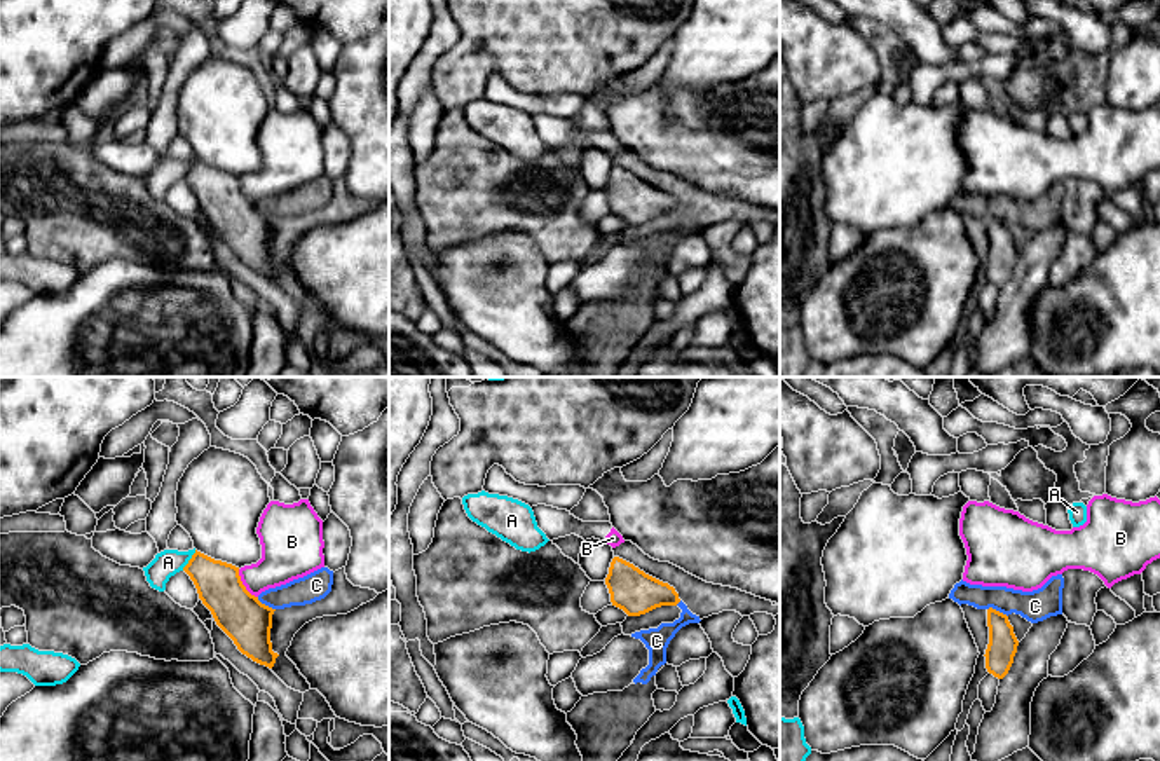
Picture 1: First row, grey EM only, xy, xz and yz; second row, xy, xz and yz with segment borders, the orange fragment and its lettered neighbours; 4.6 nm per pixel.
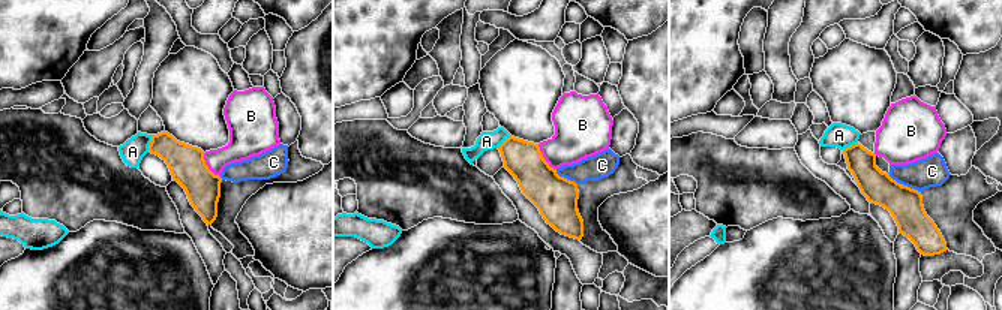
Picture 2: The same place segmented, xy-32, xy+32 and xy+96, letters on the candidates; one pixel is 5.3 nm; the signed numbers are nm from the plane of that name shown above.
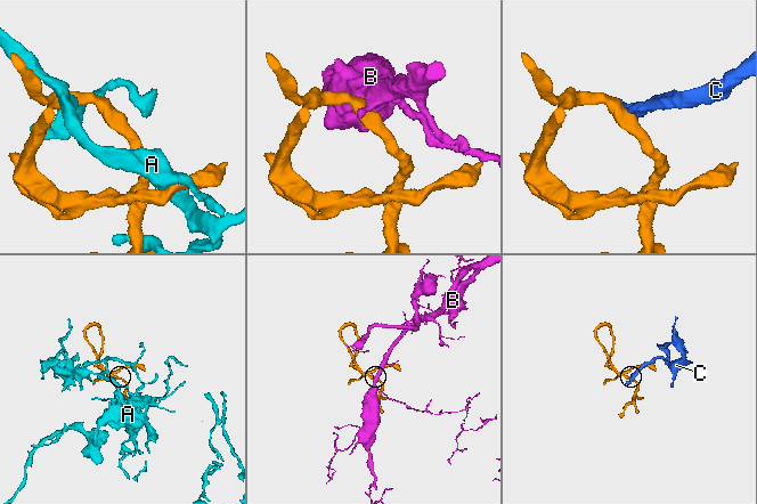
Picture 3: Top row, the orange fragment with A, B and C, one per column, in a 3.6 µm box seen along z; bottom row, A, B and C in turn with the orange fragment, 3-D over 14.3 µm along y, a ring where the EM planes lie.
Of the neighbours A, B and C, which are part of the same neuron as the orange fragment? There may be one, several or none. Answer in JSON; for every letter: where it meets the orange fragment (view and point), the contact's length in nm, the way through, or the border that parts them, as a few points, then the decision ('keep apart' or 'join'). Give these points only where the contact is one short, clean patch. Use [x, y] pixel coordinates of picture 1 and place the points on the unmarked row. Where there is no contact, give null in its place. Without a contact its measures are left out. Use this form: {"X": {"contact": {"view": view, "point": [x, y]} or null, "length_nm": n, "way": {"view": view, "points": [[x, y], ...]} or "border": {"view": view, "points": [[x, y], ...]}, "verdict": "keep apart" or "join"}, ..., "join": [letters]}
{"A": {"contact": {"view": "xy", "point": [189, 170]}, "length_nm": 120, "verdict": "keep apart"}, "B": {"contact": {"view": "xy", "point": [243, 194]}, "length_nm": 160, "border": {"view": "xy", "points": [[238, 178], [241, 192], [257, 206]]}, "verdict": "keep apart"}, "C": {"contact": {"view": "yz", "point": [998, 220]}, "length_nm": 100, "border": {"view": "yz", "points": [[988, 217], [995, 217], [1007, 226]]}, "verdict": "keep apart"}, "join": []}

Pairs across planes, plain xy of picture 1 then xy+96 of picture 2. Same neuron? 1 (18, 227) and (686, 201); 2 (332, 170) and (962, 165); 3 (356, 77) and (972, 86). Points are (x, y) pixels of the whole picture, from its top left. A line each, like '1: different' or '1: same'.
1: different
2: same
3: same

